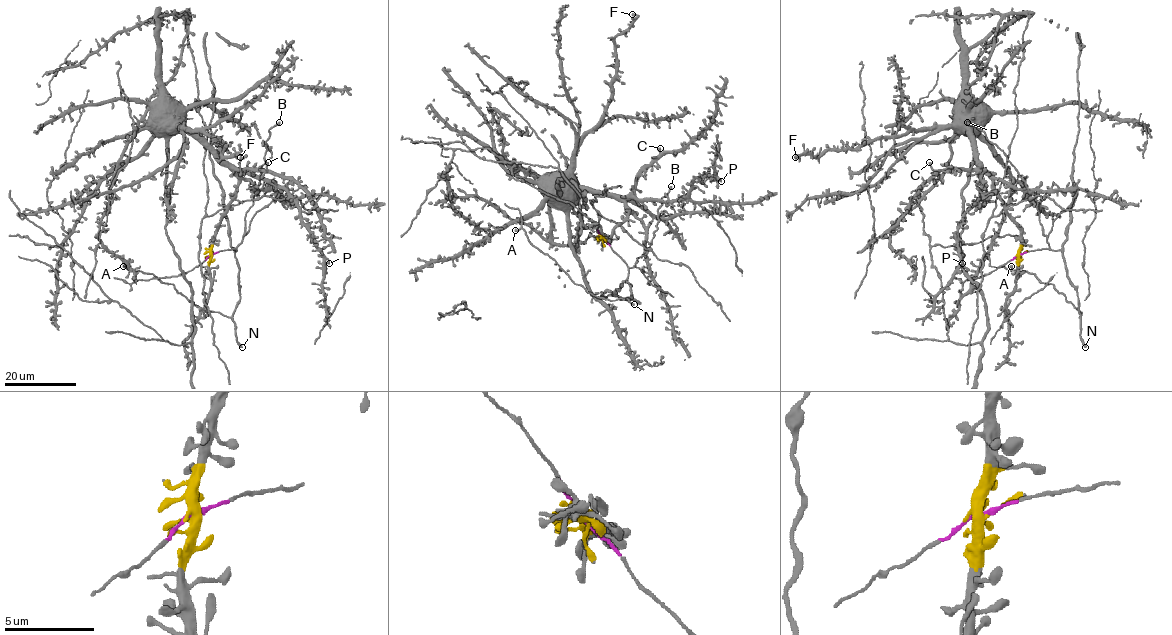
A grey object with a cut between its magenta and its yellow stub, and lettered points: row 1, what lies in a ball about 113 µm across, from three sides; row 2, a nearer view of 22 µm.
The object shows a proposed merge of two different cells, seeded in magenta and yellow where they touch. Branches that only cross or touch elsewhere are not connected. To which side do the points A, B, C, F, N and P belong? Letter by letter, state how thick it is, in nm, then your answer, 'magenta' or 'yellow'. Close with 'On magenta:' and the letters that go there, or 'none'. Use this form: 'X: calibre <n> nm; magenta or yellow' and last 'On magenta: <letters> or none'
A: calibre 440 nm; magenta
B: calibre 360 nm; magenta
C: calibre 380 nm; yellow
F: calibre 480 nm; yellow
N: calibre 360 nm; magenta
P: calibre 320 nm; yellow
On magenta: A, B, N

